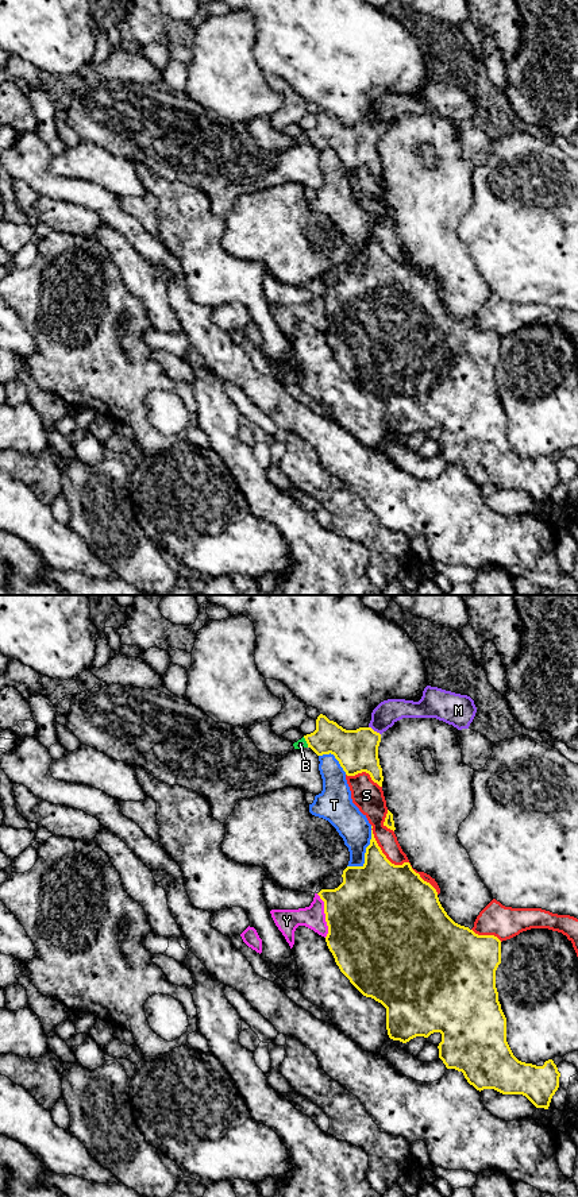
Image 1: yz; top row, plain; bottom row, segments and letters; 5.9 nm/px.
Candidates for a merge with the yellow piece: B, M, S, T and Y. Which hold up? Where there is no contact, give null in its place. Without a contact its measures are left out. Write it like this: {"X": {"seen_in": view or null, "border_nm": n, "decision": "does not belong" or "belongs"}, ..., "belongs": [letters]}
{"B": {"seen_in": "yz", "border_nm": 70, "decision": "belongs"}, "M": {"seen_in": "yz", "border_nm": 90, "decision": "does not belong"}, "S": {"seen_in": "yz", "border_nm": 550, "decision": "does not belong"}, "T": {"seen_in": "yz", "border_nm": 260, "decision": "does not belong"}, "Y": {"seen_in": "yz", "border_nm": 280, "decision": "does not belong"}, "belongs": ["B"]}

